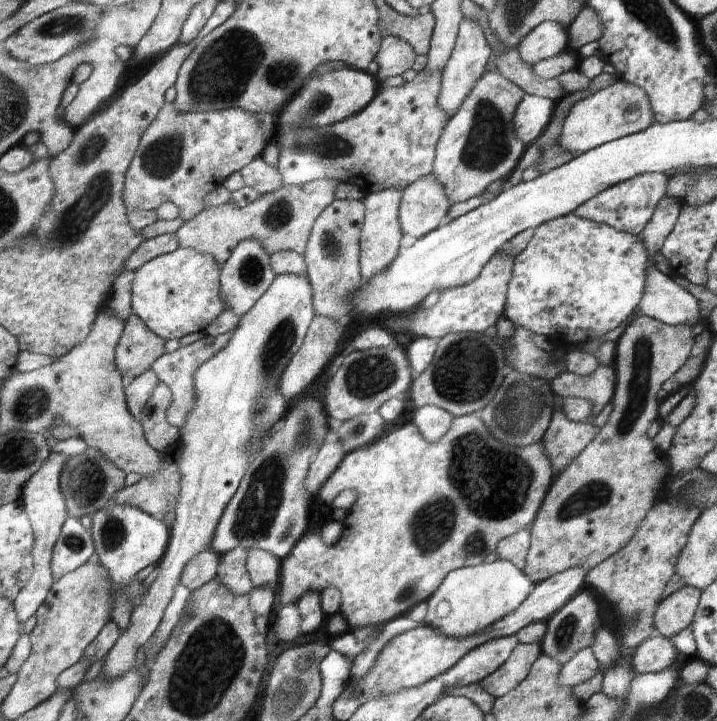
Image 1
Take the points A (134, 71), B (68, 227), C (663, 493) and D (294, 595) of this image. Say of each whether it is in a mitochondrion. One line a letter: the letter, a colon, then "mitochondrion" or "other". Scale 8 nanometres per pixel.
A: other
B: mitochondrion
C: other
D: other

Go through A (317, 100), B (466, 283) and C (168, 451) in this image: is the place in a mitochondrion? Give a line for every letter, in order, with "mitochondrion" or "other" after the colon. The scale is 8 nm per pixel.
A: mitochondrion
B: other
C: other

